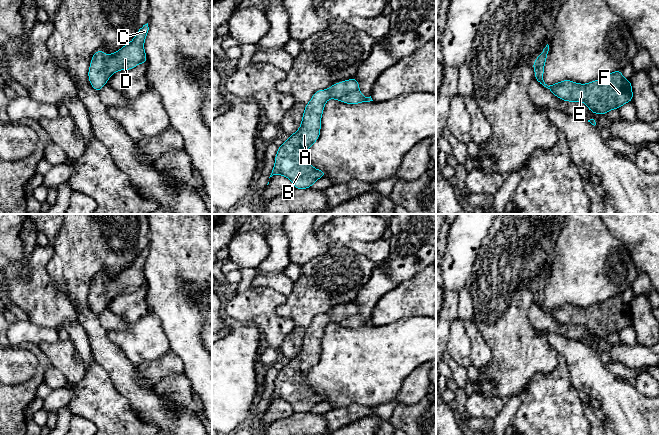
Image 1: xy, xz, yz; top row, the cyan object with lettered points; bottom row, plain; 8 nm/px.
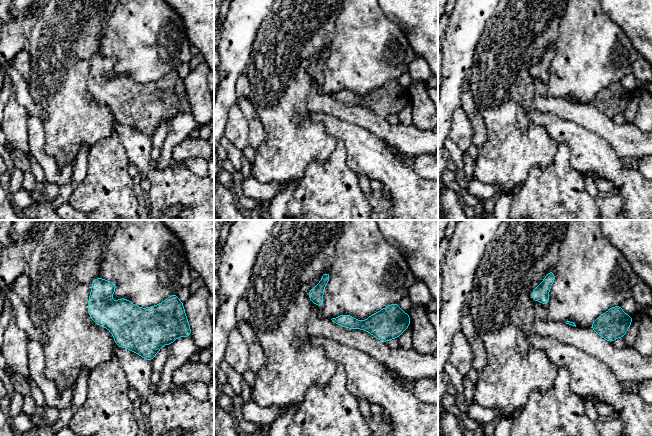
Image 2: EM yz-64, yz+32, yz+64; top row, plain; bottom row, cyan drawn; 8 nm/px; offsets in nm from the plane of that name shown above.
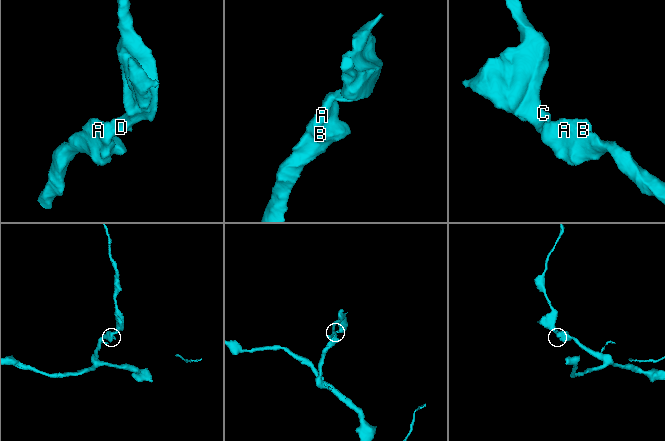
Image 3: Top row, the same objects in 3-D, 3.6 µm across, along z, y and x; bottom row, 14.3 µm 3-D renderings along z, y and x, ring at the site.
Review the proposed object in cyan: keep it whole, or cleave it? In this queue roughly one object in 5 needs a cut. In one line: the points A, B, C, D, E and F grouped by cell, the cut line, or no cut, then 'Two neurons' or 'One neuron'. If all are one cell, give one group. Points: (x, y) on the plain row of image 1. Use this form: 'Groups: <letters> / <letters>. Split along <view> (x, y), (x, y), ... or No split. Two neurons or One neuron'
Groups: A B C D E F. No split. One neuron

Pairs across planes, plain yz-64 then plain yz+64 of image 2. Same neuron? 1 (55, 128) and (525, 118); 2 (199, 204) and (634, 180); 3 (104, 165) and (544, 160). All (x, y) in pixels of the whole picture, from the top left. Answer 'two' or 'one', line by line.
1: two
2: one
3: two

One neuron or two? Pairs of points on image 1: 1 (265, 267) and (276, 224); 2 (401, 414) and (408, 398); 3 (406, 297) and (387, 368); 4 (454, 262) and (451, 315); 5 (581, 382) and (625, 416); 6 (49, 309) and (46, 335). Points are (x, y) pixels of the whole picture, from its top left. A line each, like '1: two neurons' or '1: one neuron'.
1: one neuron
2: two neurons
3: two neurons
4: one neuron
5: one neuron
6: two neurons

